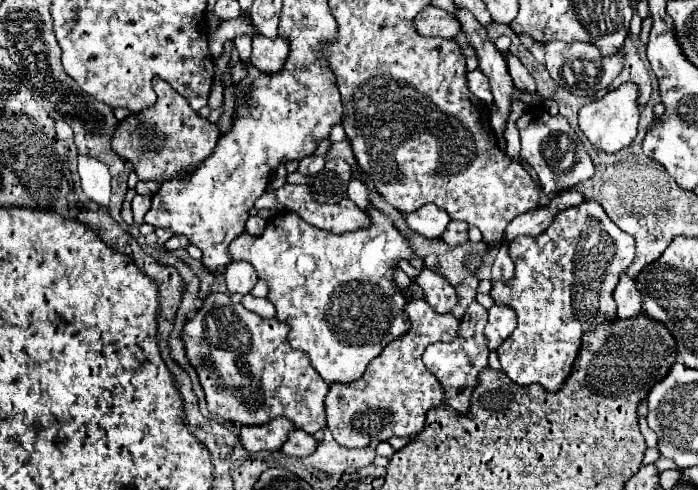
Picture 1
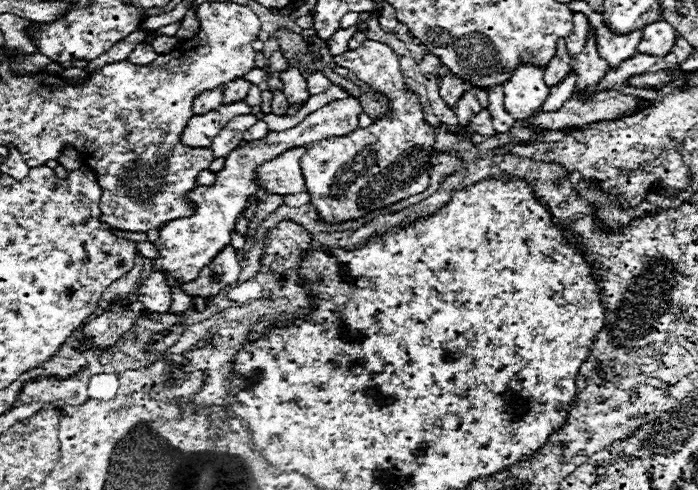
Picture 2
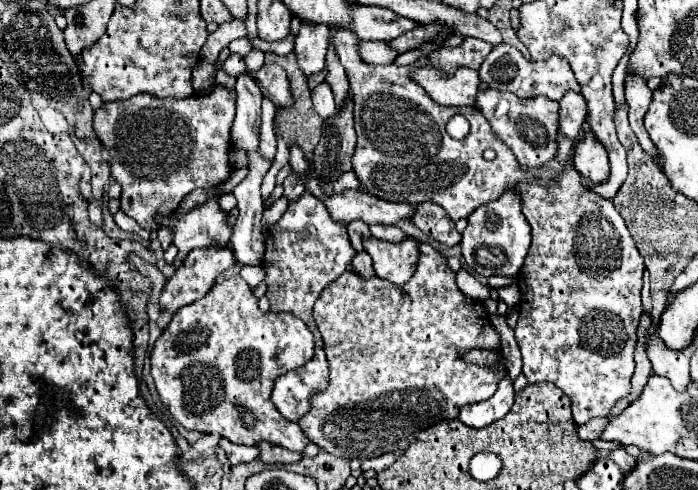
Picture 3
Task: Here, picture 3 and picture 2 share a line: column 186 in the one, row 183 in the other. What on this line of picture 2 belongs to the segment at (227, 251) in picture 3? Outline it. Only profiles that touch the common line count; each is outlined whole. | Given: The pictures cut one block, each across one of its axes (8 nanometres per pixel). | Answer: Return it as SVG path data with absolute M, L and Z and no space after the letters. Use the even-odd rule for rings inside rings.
M290 148L276 158L264 162L256 168L254 180L260 188L264 188L270 194L298 194L306 192L300 158L304 156L306 148Z

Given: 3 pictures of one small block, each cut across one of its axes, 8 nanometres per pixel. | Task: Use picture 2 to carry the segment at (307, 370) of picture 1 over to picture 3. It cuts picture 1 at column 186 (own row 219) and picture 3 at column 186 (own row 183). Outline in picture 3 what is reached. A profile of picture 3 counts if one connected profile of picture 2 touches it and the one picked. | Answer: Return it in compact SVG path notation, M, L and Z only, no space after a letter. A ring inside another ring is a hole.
M234 276L218 280L204 298L192 302L190 306L182 306L174 314L168 328L154 342L150 364L162 404L166 406L170 416L186 430L218 434L234 444L244 446L266 440L292 452L304 452L304 448L308 446L308 438L296 422L286 420L276 410L272 402L272 388L282 374L304 366L312 360L312 356L314 338L306 324L286 312L262 314L258 308L258 298L252 294L250 286L240 276Z

